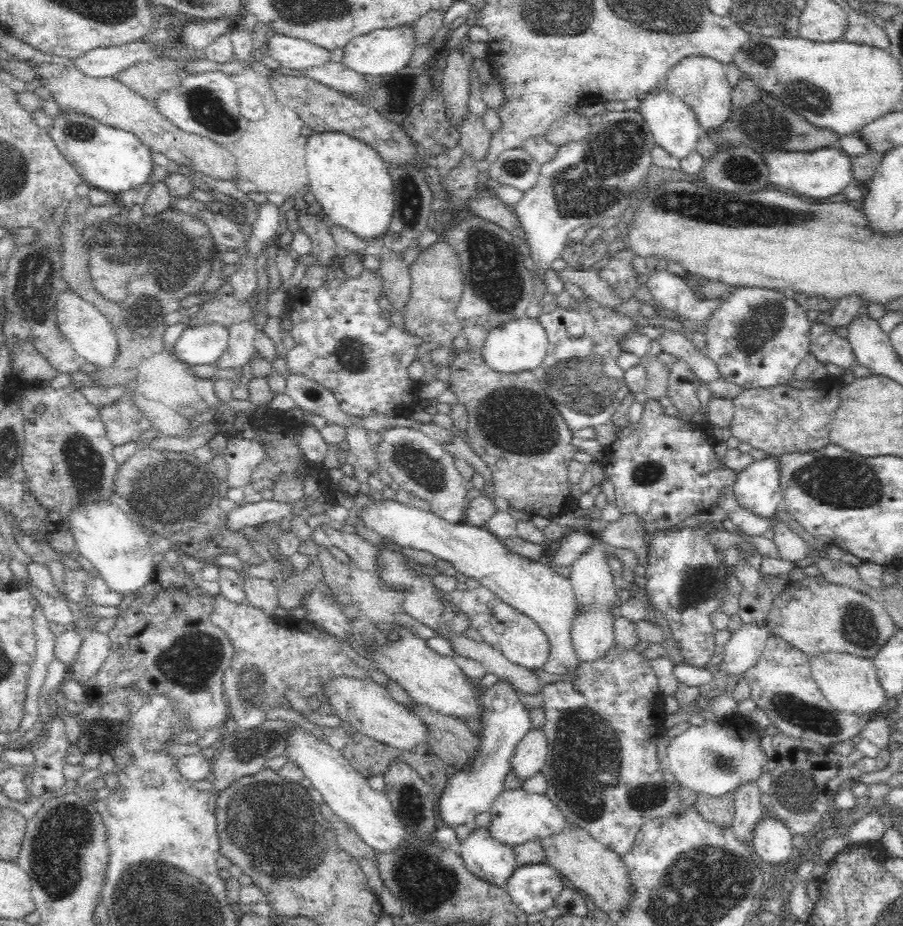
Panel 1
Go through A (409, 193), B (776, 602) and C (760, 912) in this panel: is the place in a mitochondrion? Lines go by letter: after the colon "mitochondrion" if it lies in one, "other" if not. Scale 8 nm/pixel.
A: mitochondrion
B: other
C: mitochondrion

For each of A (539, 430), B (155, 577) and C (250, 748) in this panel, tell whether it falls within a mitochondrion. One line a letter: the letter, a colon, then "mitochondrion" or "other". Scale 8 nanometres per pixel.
A: mitochondrion
B: other
C: mitochondrion

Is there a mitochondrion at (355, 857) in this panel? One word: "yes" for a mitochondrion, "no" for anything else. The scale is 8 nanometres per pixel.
no

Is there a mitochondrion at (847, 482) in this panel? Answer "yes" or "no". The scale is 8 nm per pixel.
yes

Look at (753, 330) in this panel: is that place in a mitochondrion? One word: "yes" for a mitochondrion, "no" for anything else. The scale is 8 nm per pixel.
yes

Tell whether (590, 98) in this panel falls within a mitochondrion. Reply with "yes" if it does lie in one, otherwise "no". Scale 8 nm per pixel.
no

